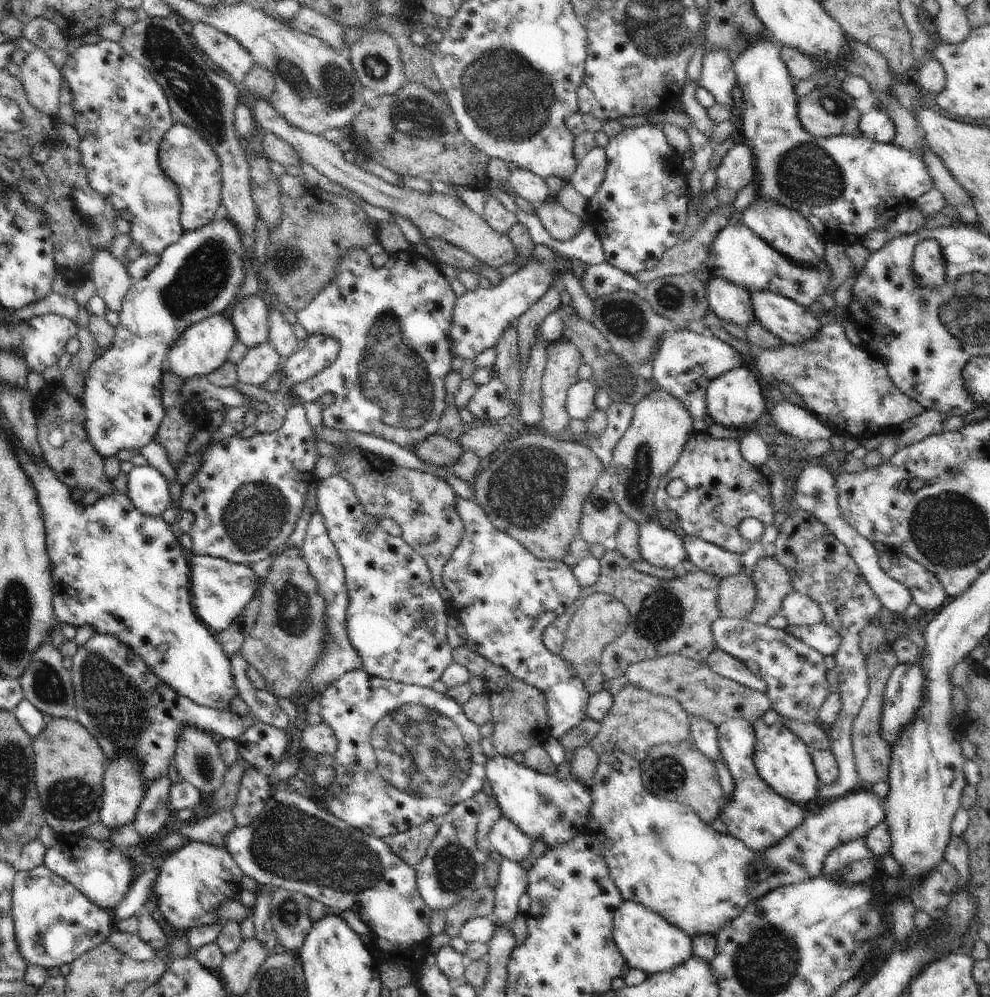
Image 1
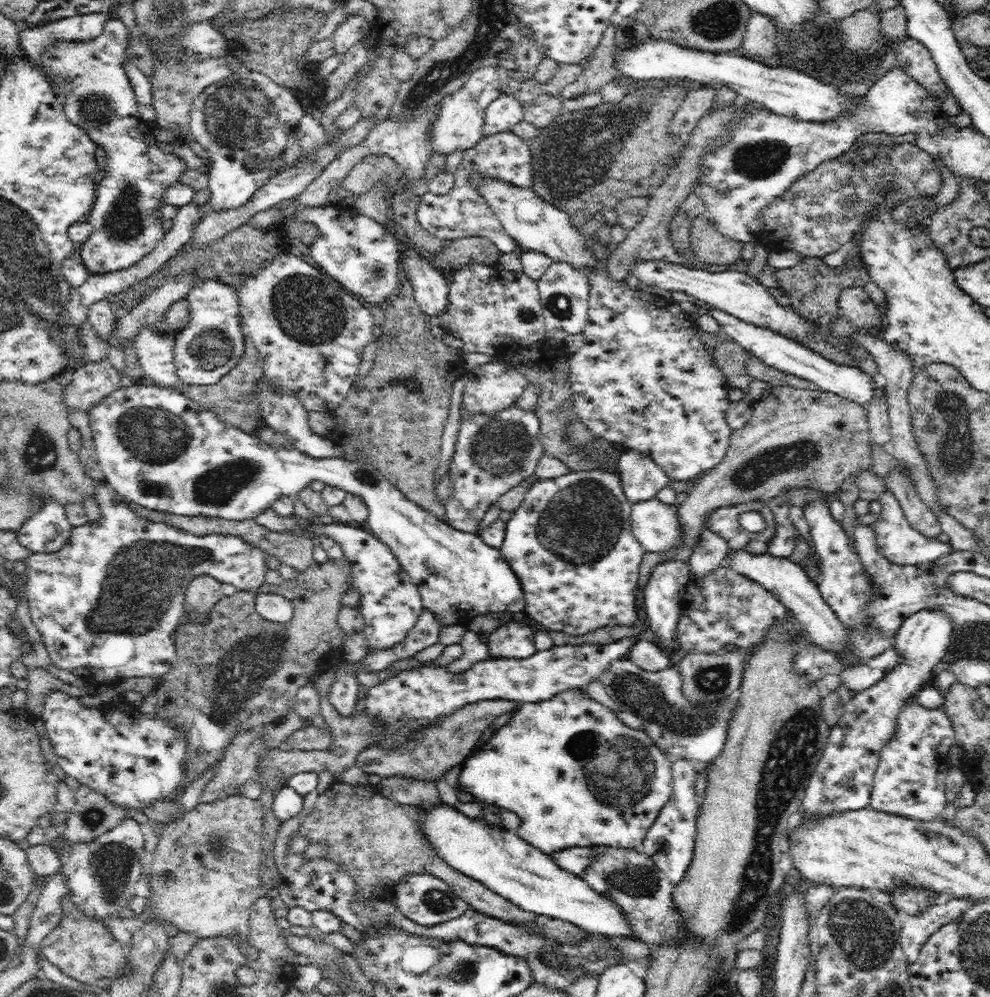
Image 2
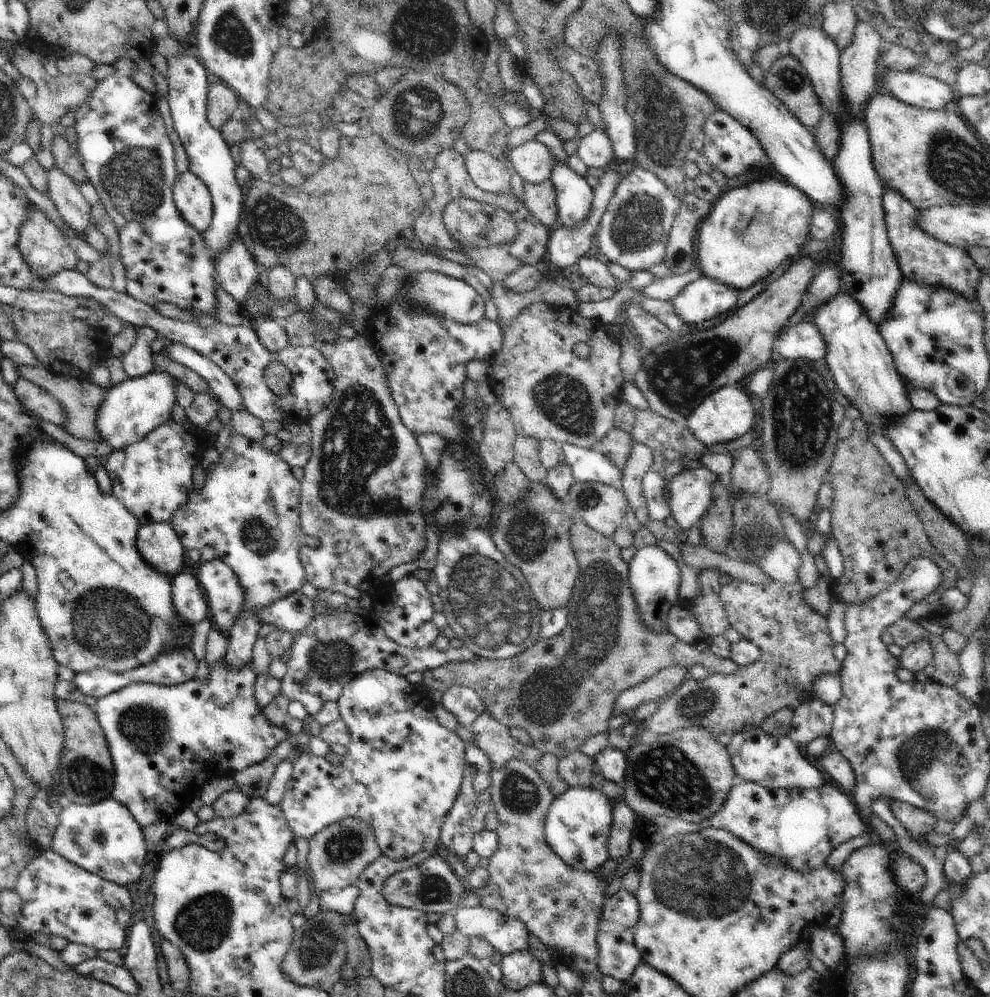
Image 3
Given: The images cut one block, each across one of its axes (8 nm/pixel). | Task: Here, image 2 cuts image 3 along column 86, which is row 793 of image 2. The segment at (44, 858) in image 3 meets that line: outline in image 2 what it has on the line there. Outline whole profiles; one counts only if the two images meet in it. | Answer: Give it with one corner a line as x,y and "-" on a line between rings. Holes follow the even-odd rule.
914,698
906,700
898,716
894,737
881,751
870,806
915,821
929,821
940,815
947,803
949,753
955,742
954,727
944,708
926,709

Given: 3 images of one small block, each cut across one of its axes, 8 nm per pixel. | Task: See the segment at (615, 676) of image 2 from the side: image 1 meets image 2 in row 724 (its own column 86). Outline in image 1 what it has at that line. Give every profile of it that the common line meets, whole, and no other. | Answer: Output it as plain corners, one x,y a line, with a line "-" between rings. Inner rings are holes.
96,633
78,648
71,676
80,724
96,738
108,762
136,758
140,762
140,778
144,778
146,786
152,786
160,776
168,776
169,766
175,764
178,738
184,726
235,740
258,722
252,713
238,716
229,708
214,710
176,694
176,690
148,670
150,666
144,664
144,658
130,658
131,652
120,638

